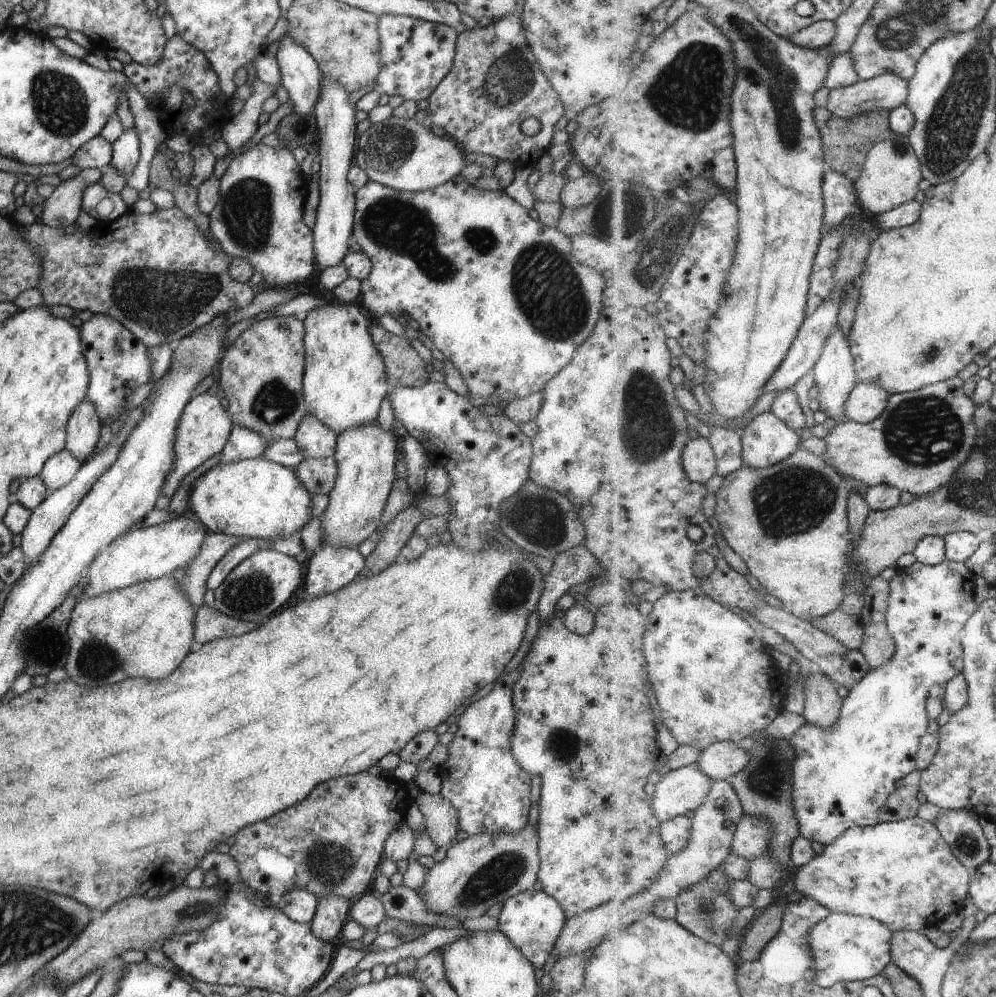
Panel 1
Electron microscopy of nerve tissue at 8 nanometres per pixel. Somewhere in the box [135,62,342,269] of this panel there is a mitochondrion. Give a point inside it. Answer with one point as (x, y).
(246, 210)

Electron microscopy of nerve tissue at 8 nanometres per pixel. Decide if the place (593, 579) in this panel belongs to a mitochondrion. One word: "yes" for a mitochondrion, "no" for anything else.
no

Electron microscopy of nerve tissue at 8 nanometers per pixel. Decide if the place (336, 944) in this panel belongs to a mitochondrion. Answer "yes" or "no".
no

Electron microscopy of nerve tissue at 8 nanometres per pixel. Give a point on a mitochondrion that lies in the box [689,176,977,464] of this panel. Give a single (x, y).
(929, 355)

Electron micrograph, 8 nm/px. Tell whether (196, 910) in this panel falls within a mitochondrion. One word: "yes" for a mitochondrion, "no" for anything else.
yes

